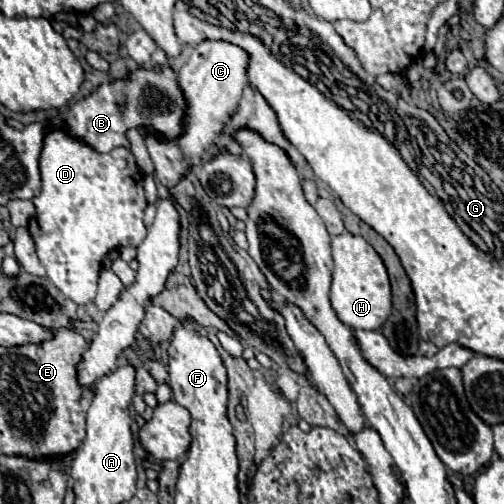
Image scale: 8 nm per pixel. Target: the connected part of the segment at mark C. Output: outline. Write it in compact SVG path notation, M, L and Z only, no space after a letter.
M204 40L192 50L190 60L180 68L178 86L184 94L186 110L182 118L184 130L176 142L182 154L192 164L200 164L214 148L216 140L224 134L230 116L234 114L242 98L242 90L248 84L246 66L248 66L248 54L240 46L220 40Z

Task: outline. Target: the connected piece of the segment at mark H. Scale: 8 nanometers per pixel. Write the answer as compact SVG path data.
M344 232L332 238L332 286L330 302L342 324L360 330L378 330L390 316L390 282L378 252L360 236Z

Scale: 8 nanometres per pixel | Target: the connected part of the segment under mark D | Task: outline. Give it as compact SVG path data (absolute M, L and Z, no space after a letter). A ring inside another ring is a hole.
M48 126L42 142L40 154L40 176L42 190L36 198L32 198L36 206L36 232L30 232L36 244L36 254L46 268L48 280L72 302L86 306L96 296L98 274L102 268L102 260L116 248L122 246L138 246L146 238L144 210L146 198L142 188L142 172L132 156L132 152L124 146L112 150L110 154L100 154L92 150L80 138L74 138L62 126Z

